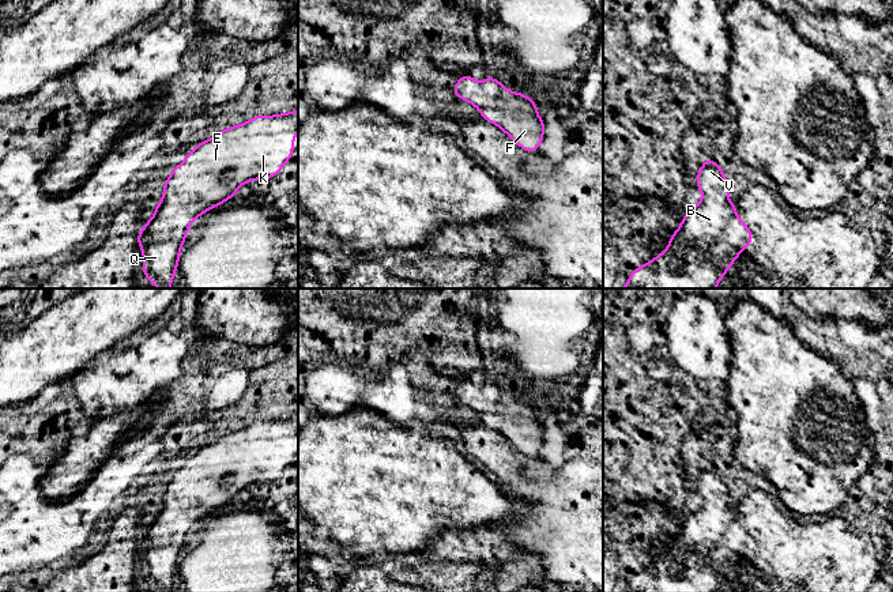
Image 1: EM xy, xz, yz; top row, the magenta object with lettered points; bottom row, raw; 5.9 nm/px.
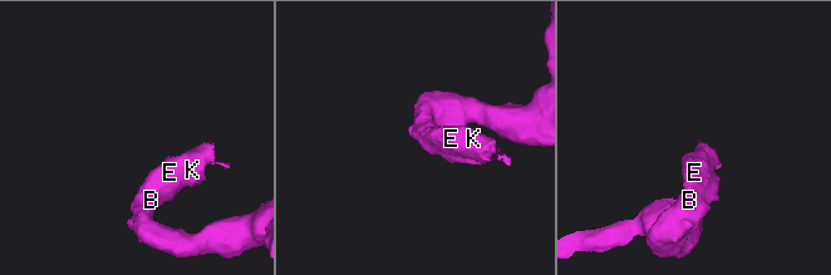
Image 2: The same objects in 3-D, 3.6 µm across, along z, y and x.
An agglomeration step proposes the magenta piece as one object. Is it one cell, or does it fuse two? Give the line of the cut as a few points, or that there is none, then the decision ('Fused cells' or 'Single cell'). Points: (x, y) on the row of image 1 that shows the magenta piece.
No split. Single cell

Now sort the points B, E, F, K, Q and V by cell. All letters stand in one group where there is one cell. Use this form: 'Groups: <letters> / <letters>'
Groups: B E F K Q V

